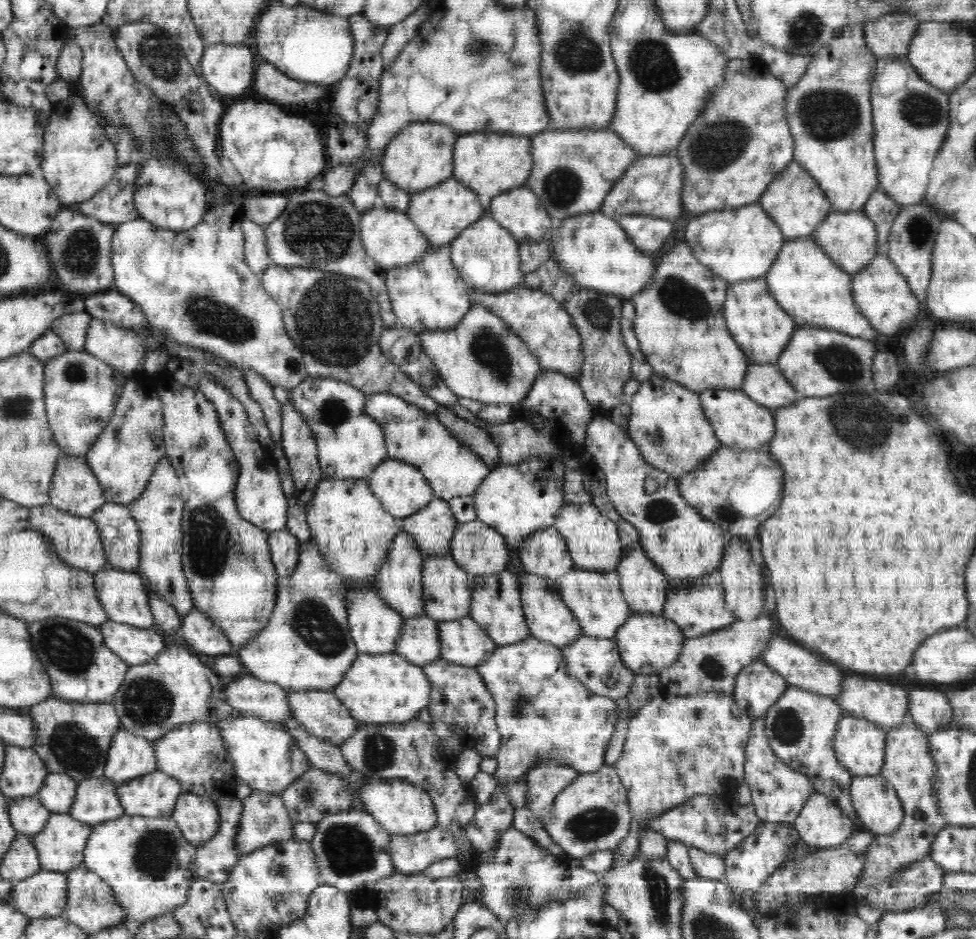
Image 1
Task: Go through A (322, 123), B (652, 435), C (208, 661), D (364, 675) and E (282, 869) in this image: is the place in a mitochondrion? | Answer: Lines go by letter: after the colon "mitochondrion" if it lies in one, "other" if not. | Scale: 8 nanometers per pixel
A: other
B: mitochondrion
C: other
D: other
E: mitochondrion

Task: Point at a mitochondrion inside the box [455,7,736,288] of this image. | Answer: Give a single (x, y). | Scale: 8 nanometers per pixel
(651, 62)

